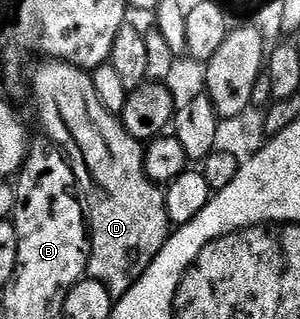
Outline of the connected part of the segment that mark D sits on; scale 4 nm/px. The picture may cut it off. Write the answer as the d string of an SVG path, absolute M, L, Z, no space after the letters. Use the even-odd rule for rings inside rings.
M47 59L35 69L35 74L31 77L31 97L35 100L35 113L39 116L39 121L43 124L43 129L48 138L54 144L58 145L63 151L64 157L68 161L74 163L75 184L78 192L81 194L82 200L86 202L85 212L87 215L87 228L89 230L89 252L87 254L87 272L86 276L92 281L99 281L110 291L112 298L118 299L123 297L137 283L137 279L141 279L141 275L145 275L145 271L149 267L149 263L153 263L153 259L157 259L157 255L161 251L161 247L165 247L169 234L172 232L173 226L167 208L165 207L166 192L154 181L149 179L149 175L145 171L145 152L144 142L139 141L133 135L129 135L127 128L123 126L122 120L116 114L111 113L101 103L101 99L97 99L97 87L93 87L93 76L86 69L79 69L75 65L70 65L68 61L56 61Z

